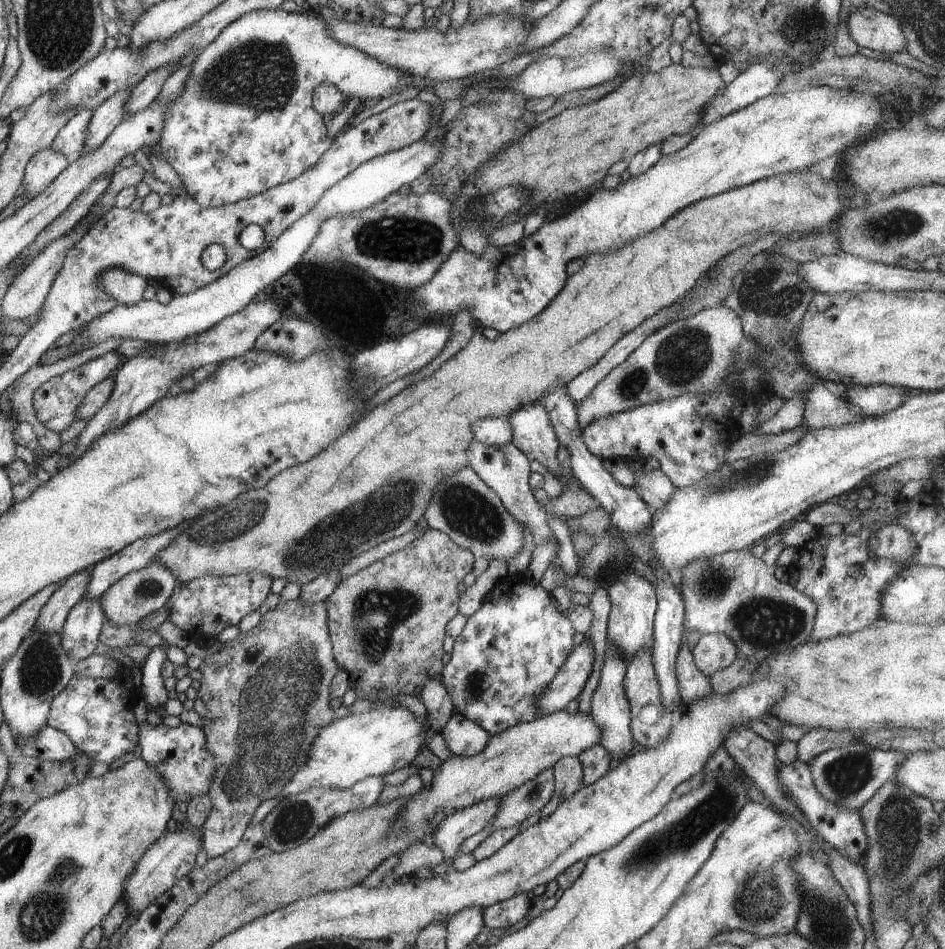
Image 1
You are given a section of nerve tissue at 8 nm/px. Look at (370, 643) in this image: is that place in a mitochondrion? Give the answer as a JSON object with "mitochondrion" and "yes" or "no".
{"mitochondrion":"yes"}

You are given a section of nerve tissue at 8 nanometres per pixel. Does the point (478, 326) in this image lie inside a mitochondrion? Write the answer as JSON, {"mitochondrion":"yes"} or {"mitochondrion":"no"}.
{"mitochondrion":"no"}

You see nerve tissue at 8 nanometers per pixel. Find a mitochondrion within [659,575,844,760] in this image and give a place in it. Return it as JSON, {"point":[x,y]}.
{"point":[764,623]}

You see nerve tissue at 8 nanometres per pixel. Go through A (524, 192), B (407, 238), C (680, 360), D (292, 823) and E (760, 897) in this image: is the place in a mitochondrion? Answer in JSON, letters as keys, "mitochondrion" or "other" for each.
{"A":"mitochondrion","B":"mitochondrion","C":"mitochondrion","D":"mitochondrion","E":"mitochondrion"}

